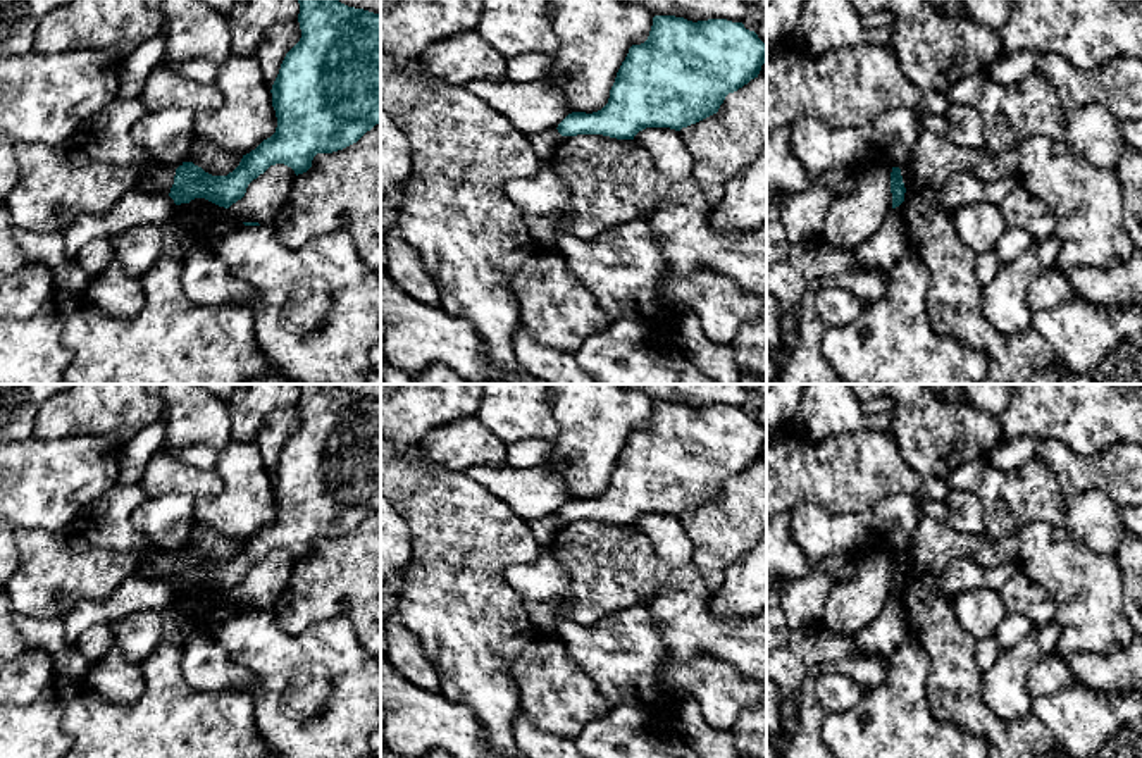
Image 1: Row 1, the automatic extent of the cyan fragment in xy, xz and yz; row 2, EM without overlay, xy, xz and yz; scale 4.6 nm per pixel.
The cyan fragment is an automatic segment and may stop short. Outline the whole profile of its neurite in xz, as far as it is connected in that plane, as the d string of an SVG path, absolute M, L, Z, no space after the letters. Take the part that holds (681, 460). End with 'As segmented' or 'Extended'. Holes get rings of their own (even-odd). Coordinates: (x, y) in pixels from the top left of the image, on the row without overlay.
M655 401L648 426L629 434L608 489L593 500L572 498L556 515L562 522L603 520L617 525L634 525L646 513L680 517L717 500L729 479L758 463L765 446L767 431L742 408Z. As segmented

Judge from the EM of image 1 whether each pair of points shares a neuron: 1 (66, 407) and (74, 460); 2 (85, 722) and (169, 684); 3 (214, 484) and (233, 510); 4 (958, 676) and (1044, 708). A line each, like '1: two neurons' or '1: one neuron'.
1: two neurons
2: one neuron
3: two neurons
4: two neurons

